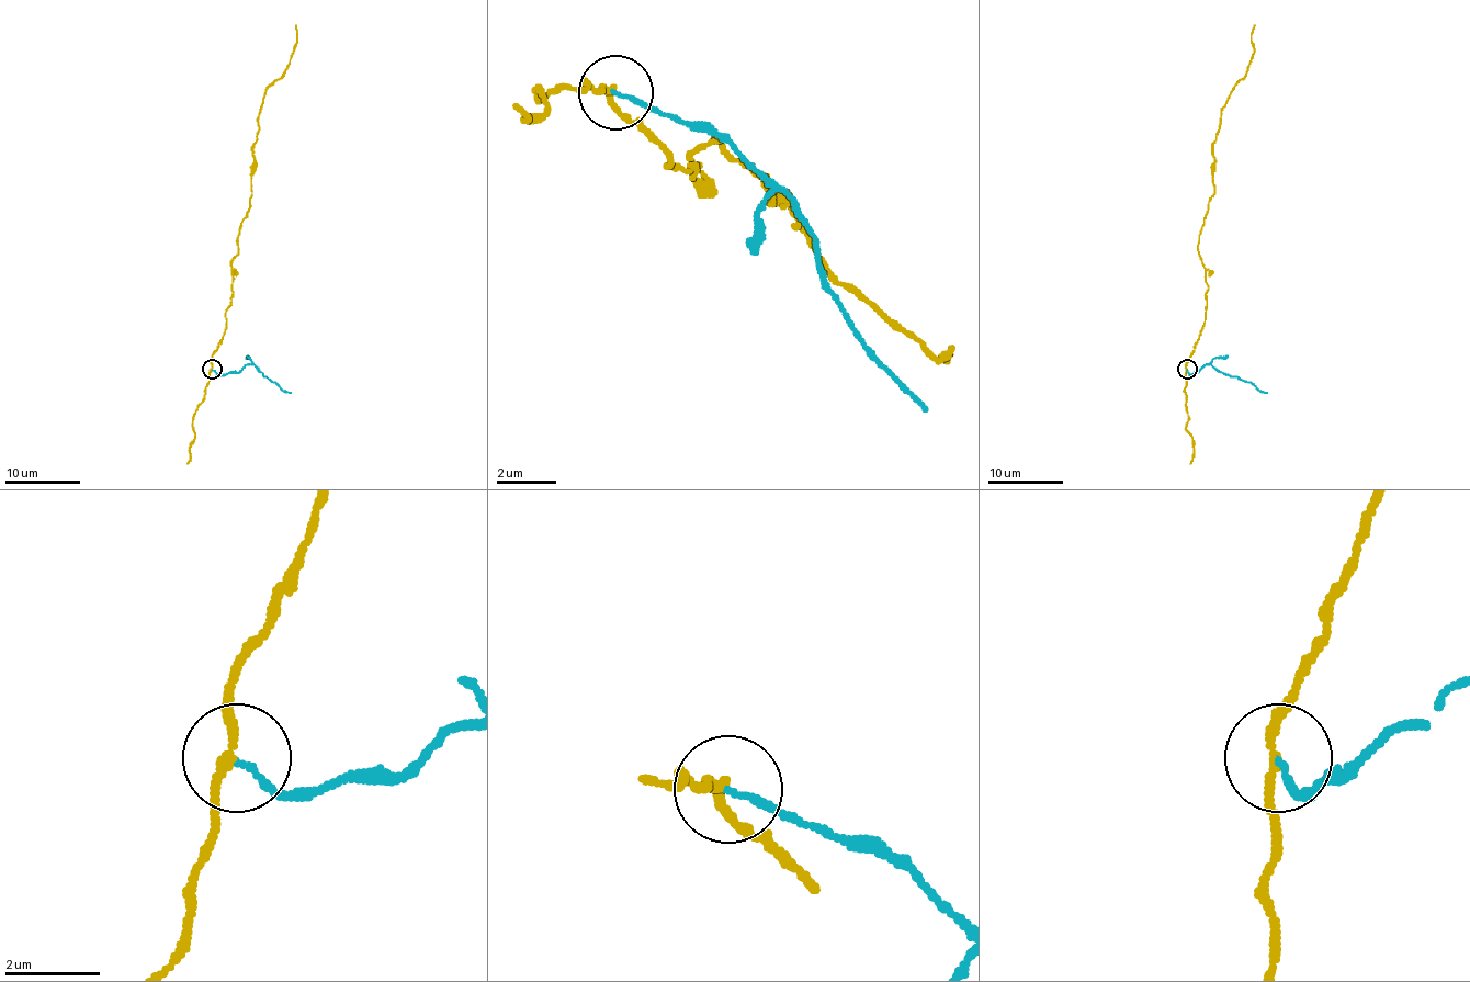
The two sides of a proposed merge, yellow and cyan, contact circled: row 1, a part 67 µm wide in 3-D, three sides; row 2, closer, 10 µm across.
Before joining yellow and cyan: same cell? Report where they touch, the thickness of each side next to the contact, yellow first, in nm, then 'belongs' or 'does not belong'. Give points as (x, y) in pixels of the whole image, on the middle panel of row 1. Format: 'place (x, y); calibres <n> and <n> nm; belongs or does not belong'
place (615, 92); calibres 190 and 140 nm; does not belong

